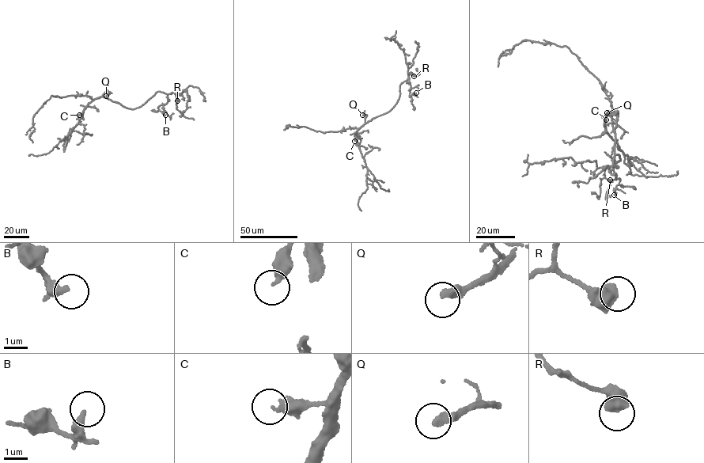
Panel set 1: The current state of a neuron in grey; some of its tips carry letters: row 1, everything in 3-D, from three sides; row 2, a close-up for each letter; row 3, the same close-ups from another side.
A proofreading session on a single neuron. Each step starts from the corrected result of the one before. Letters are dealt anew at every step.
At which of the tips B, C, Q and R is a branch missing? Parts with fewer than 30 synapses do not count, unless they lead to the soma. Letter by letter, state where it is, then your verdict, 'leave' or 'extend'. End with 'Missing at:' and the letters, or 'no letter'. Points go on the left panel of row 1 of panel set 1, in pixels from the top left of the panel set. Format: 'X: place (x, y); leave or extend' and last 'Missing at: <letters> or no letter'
B: place (165, 115); leave
C: place (79, 115); leave
Q: place (106, 96); extend
R: place (177, 100); leave
Missing at: Q

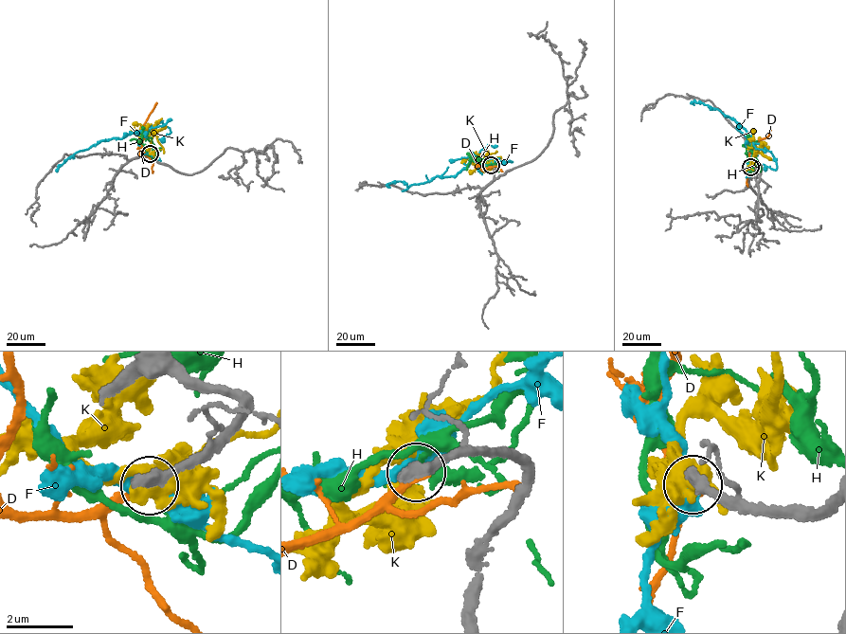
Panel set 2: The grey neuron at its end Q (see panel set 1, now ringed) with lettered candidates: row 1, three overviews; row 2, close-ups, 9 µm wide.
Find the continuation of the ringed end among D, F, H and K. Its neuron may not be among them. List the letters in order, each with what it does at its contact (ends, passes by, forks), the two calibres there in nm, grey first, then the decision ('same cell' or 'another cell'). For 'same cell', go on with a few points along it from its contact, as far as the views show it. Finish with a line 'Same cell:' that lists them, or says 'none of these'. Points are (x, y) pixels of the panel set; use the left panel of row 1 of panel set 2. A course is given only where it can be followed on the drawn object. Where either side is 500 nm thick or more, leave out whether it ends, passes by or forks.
D: it ends; calibres 440 and 400 nm; same cell; course (150, 153), (141, 153), (144, 125), (156, 102)
F: it passes by; calibres 420 and 400 nm; another cell
H: it ends; calibres 440 and 120 nm; another cell
K: it forks; calibres 440 and 400 nm; another cell
Same cell: D

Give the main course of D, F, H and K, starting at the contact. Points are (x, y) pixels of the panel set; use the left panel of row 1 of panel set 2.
D: (150, 153), (141, 153), (144, 125), (156, 102)
F: (150, 153), (138, 145), (142, 138), (133, 133), (120, 138), (103, 140), (75, 153), (57, 171)
H: (151, 153), (149, 155), (144, 151), (141, 137), (151, 137), (154, 145), (152, 152)
K: (150, 153), (146, 152), (151, 145), (153, 128), (152, 133), (146, 134), (139, 124), (133, 123)

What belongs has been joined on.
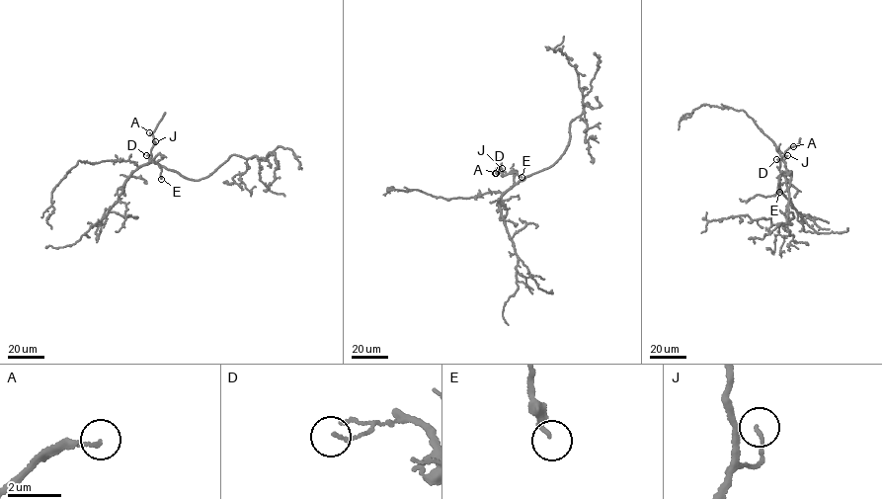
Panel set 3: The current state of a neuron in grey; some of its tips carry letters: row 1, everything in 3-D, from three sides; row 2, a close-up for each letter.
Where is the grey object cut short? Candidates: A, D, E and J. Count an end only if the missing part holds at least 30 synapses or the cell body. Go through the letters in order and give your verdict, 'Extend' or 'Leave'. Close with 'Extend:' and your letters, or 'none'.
A: Leave
D: Leave
E: Leave
J: Leave
Extend: none

